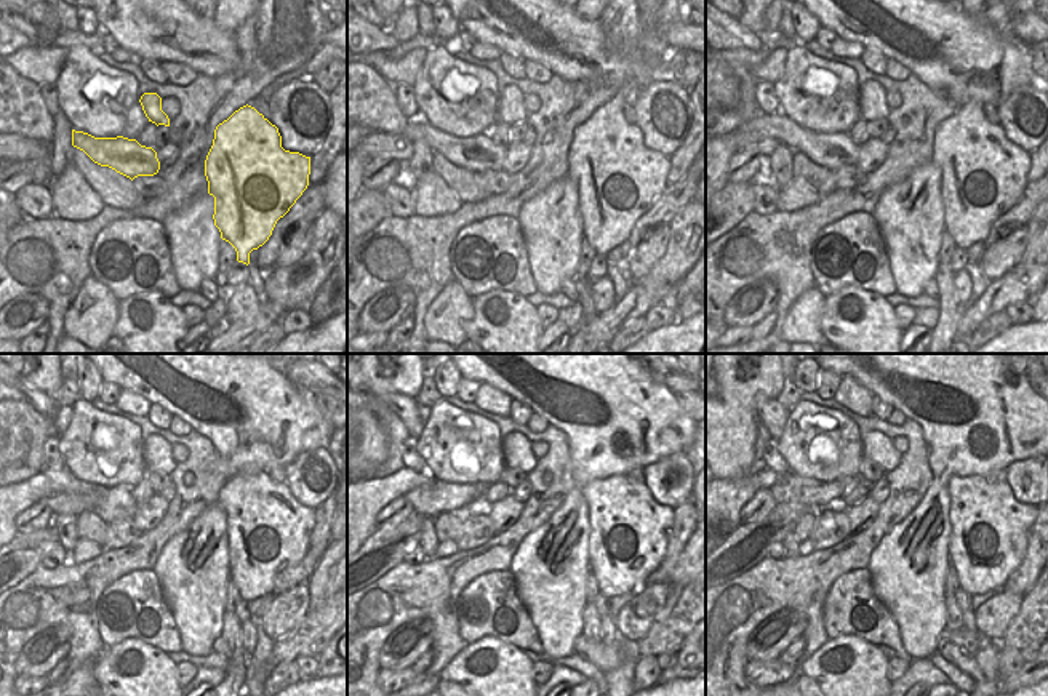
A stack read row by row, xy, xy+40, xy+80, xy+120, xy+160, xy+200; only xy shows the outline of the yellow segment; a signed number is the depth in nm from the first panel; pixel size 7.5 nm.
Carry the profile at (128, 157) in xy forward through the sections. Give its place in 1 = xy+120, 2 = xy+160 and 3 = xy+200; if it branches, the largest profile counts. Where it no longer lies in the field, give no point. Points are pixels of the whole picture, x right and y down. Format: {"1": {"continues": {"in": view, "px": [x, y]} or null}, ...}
{"1": {"continues": {"in": "xy+120", "px": [23, 495]}}, "2": {"continues": {"in": "xy+160", "px": [381, 492]}}, "3": {"continues": {"in": "xy+200", "px": [738, 492]}}}

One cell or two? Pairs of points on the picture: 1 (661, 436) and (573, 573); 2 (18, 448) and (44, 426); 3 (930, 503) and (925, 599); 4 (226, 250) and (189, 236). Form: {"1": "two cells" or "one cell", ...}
{"1": "one cell", "2": "two cells", "3": "one cell", "4": "two cells"}

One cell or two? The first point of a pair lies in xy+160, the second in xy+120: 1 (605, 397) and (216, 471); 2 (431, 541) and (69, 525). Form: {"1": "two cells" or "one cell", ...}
{"1": "two cells", "2": "one cell"}

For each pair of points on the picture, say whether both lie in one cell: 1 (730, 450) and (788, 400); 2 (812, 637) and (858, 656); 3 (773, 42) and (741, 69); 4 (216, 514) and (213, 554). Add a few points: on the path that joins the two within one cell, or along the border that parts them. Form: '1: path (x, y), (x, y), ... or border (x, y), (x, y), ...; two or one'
1: border (786, 378), (781, 392), (775, 399); two
2: border (829, 640), (802, 660); two
3: path (765, 50), (749, 61); one
4: path (216, 524), (220, 544); one

